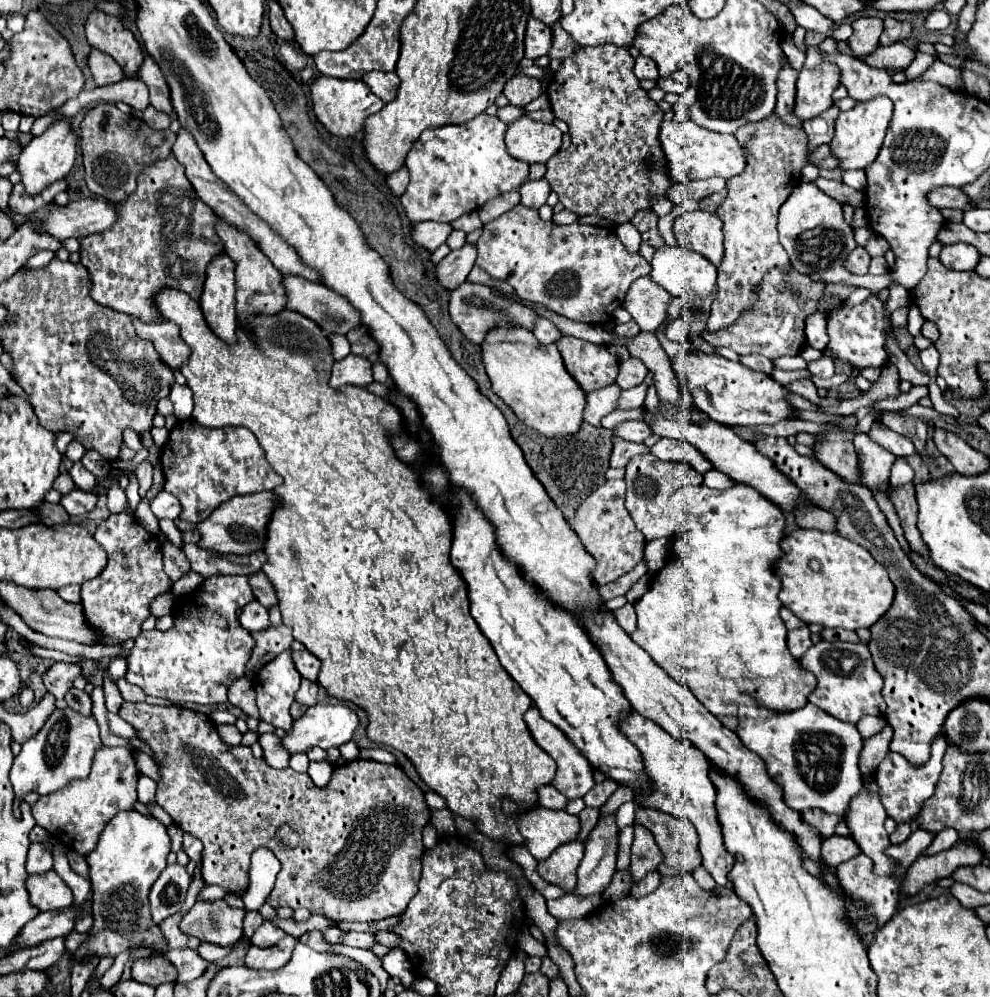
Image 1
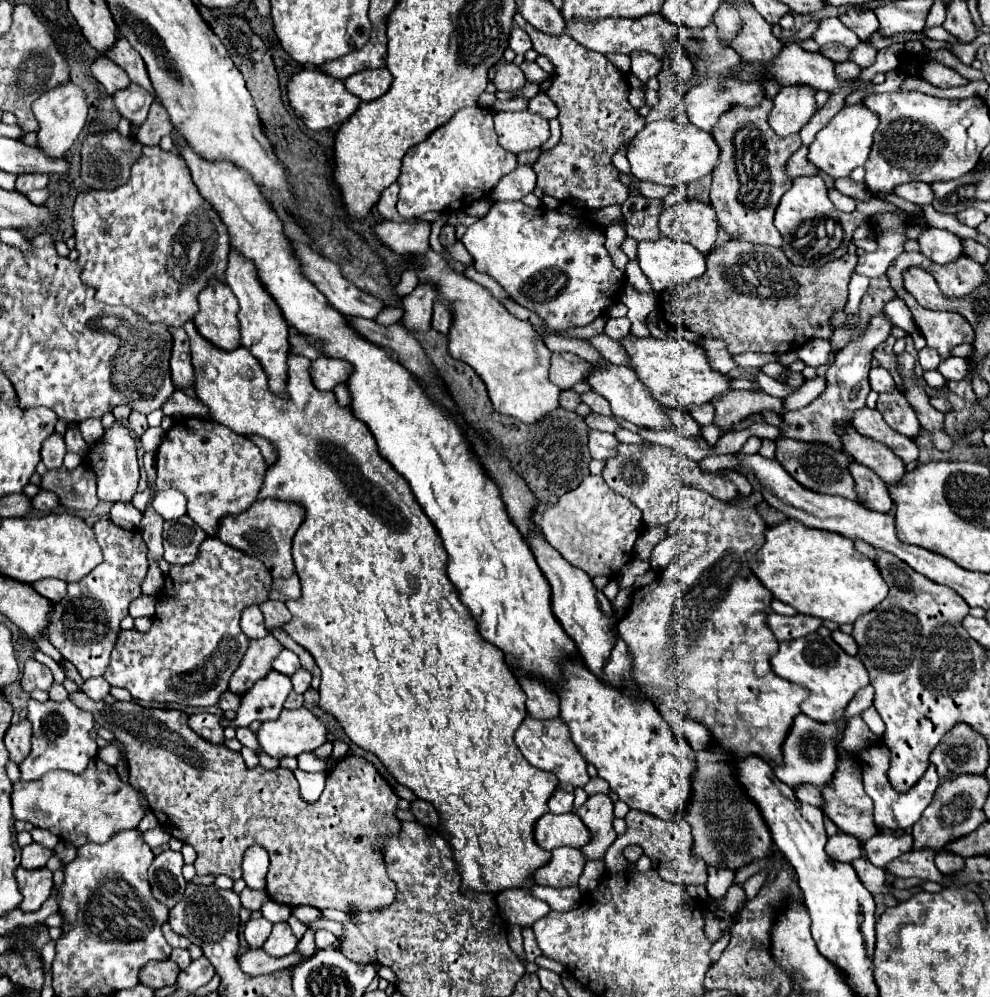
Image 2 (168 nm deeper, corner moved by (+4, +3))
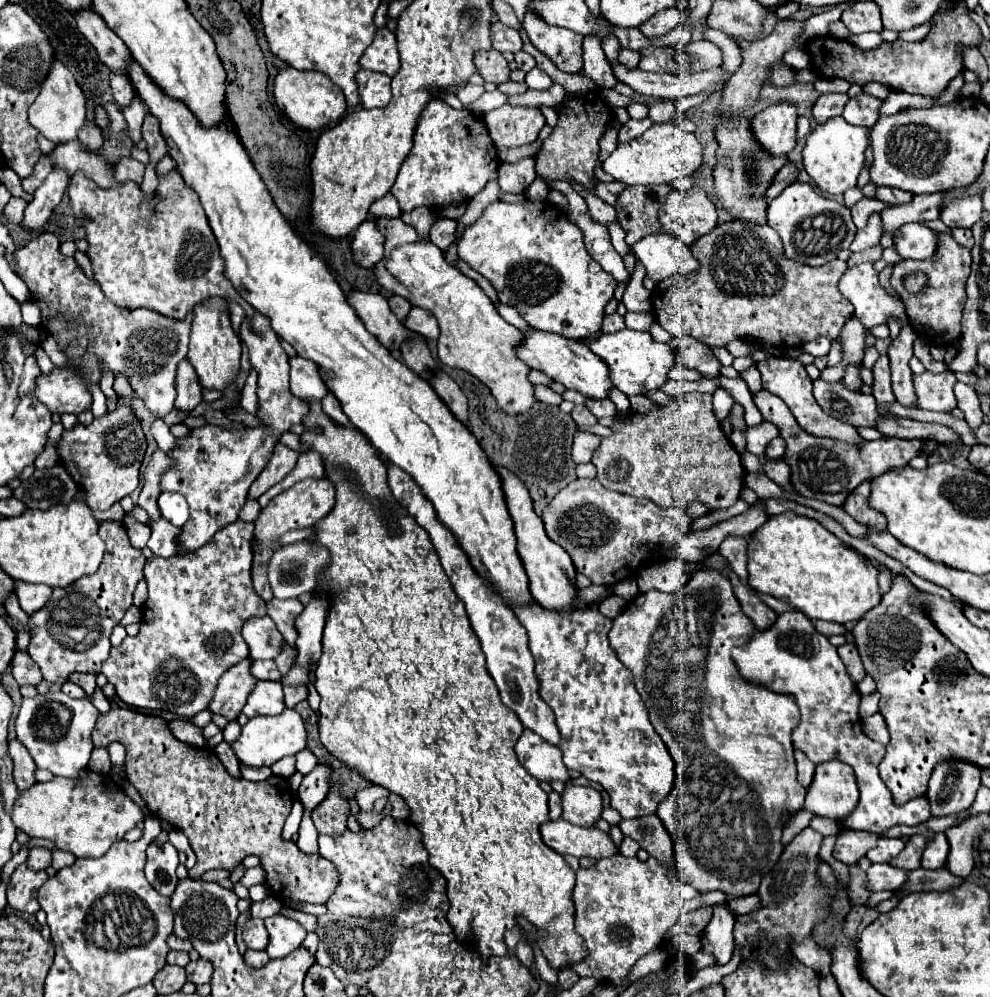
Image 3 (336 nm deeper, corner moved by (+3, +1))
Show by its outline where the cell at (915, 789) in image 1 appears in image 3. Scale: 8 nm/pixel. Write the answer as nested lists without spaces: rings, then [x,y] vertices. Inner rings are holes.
[[[803,612],[779,614],[777,624],[765,632],[755,632],[747,646],[733,650],[733,660],[749,682],[757,682],[773,692],[785,692],[797,698],[801,722],[793,730],[795,748],[803,750],[813,762],[827,762],[835,758],[853,766],[861,798],[857,810],[843,822],[845,828],[879,834],[897,824],[917,826],[929,820],[931,808],[927,796],[919,796],[901,806],[893,804],[891,792],[879,778],[877,768],[885,758],[886,748],[865,738],[865,734],[859,732],[859,720],[851,720],[859,718],[857,710],[861,700],[855,682],[847,674],[837,648],[813,628],[811,620]]]

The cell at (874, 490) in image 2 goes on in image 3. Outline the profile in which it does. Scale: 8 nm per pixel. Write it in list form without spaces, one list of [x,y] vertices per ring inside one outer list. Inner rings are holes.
[[[863,482],[859,484],[851,496],[845,500],[843,504],[843,510],[853,516],[857,522],[865,524],[867,528],[873,528],[873,530],[885,530],[887,528],[887,520],[885,520],[885,514],[881,514],[879,510],[871,508],[869,506],[869,494],[871,494],[871,482]]]

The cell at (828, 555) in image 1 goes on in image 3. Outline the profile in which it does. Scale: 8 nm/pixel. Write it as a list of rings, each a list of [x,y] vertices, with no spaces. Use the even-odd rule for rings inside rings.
[[[793,512],[771,516],[763,526],[759,526],[751,534],[751,540],[747,546],[747,570],[749,570],[751,588],[791,604],[793,608],[807,614],[811,620],[819,618],[819,620],[845,624],[849,620],[859,620],[881,602],[879,584],[877,584],[879,572],[871,564],[871,560],[867,560],[863,554],[859,554],[857,550],[841,542],[817,520],[807,516],[797,516]]]

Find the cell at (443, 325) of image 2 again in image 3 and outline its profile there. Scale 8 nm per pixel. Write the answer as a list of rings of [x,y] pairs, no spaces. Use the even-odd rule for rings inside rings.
[[[413,308],[413,310],[409,312],[409,316],[405,318],[403,324],[405,324],[409,330],[413,330],[413,332],[423,334],[425,338],[431,338],[431,340],[437,340],[437,338],[439,338],[437,320],[435,320],[435,316],[433,316],[429,310]]]

